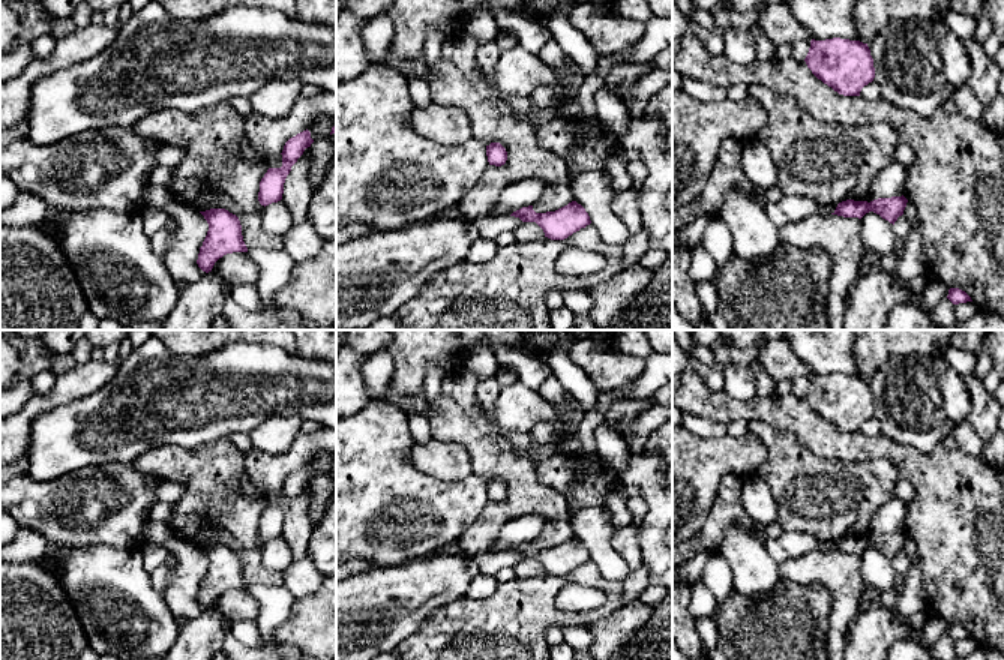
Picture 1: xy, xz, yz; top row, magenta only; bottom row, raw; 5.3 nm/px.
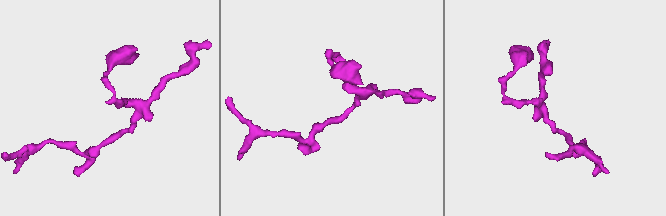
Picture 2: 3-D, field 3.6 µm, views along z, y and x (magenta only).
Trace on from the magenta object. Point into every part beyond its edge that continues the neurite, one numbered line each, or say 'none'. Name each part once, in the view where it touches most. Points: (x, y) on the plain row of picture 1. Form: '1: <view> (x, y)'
none

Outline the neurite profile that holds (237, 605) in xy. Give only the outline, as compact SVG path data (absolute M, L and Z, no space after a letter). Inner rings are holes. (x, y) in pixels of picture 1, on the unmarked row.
M233 588L219 594L213 604L218 608L228 621L255 621L258 616L258 602L248 591L248 588Z

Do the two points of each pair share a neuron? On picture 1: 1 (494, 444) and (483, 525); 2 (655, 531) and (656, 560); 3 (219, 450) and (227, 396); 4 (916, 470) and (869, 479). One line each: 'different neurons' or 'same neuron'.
1: same neuron
2: same neuron
3: different neurons
4: different neurons

